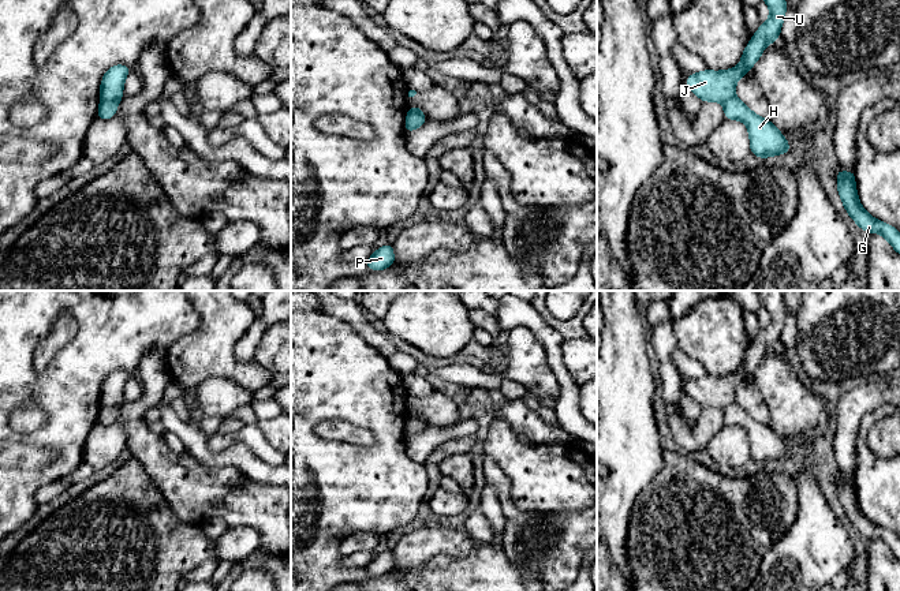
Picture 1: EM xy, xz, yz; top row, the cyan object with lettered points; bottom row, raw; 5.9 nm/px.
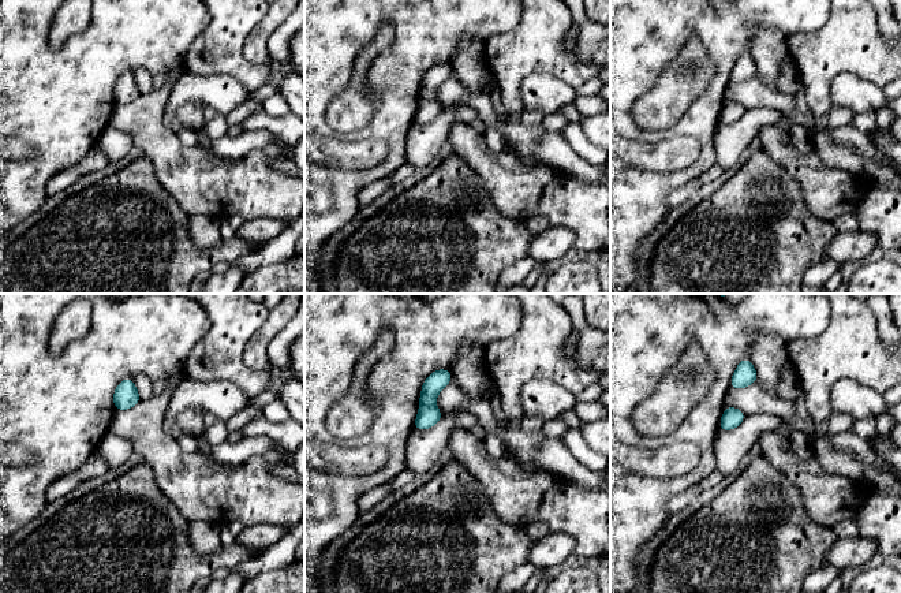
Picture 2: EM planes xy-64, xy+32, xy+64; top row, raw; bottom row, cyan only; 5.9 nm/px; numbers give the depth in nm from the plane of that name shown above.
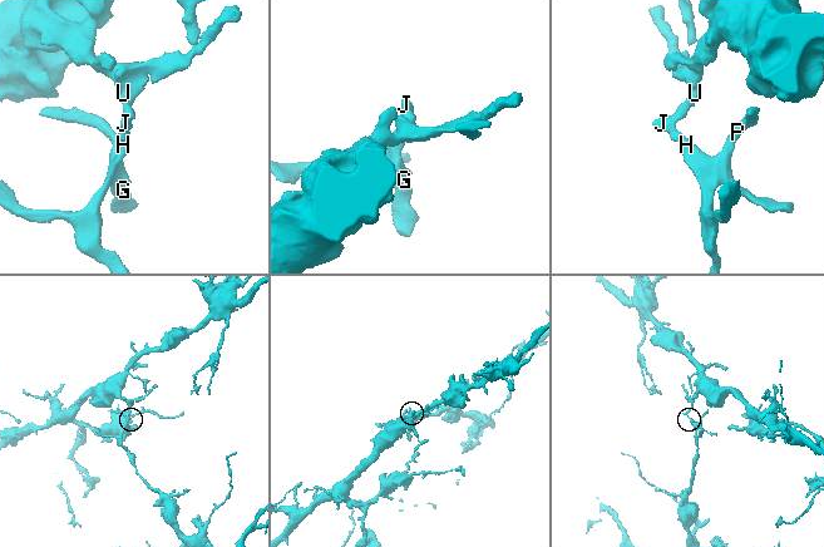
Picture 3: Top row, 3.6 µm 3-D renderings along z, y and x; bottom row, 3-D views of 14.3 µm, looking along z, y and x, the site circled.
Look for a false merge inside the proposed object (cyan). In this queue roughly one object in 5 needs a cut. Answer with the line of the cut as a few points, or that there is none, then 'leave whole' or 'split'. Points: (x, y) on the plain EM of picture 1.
xy (101, 403), (118, 407) | split

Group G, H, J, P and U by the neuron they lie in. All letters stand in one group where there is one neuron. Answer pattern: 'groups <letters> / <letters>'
groups G H P / J U

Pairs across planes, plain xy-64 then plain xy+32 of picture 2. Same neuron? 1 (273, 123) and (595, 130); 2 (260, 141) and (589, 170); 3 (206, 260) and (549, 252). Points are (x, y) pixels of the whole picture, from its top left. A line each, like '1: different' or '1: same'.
1: same
2: different
3: different

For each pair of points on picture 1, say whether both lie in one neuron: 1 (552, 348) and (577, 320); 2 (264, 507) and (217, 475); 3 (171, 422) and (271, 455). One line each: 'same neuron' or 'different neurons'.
1: different neurons
2: same neuron
3: different neurons

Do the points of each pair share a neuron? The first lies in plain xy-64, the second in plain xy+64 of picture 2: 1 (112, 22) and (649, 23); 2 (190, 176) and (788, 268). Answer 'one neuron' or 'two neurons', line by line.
1: one neuron
2: two neurons

